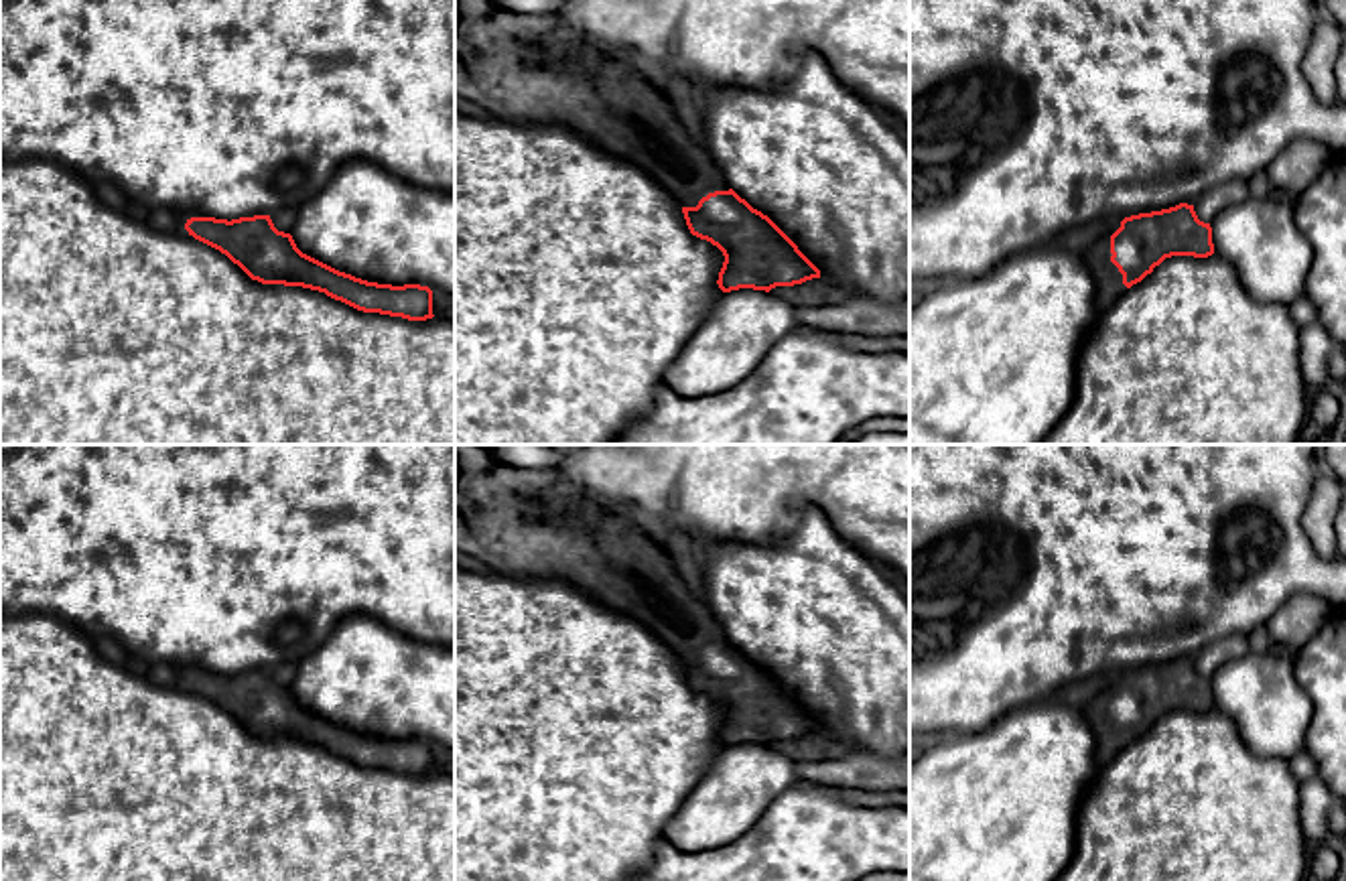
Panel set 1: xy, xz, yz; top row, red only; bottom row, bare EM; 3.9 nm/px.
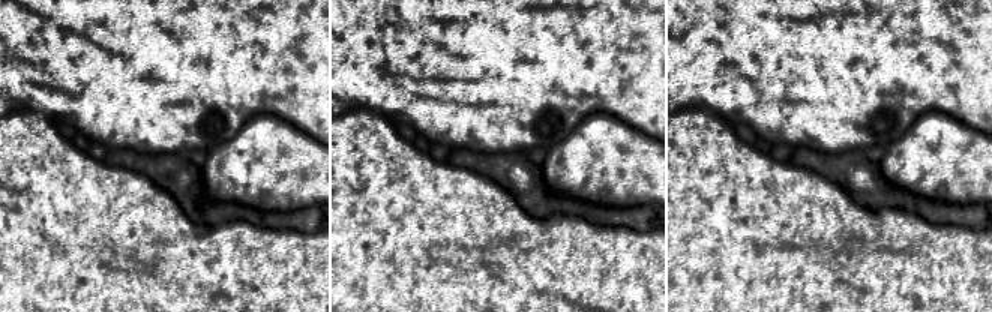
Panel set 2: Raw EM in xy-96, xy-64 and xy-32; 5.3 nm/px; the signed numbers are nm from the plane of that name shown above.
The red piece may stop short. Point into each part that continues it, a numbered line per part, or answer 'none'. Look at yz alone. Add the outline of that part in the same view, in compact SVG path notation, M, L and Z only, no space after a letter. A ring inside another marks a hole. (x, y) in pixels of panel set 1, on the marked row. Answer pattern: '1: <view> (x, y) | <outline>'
1: yz (1109, 281) | M1111 235L1094 242L1082 252L1082 258L1096 280L1096 302L1108 304L1117 300L1123 286L1123 274L1111 262Z

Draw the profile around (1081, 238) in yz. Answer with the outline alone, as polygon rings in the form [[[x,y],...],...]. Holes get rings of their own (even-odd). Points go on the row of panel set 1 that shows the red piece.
[[[1096,219],[1062,231],[1052,244],[1068,252],[1082,254],[1094,242],[1113,235],[1119,227],[1121,221],[1117,219]]]

